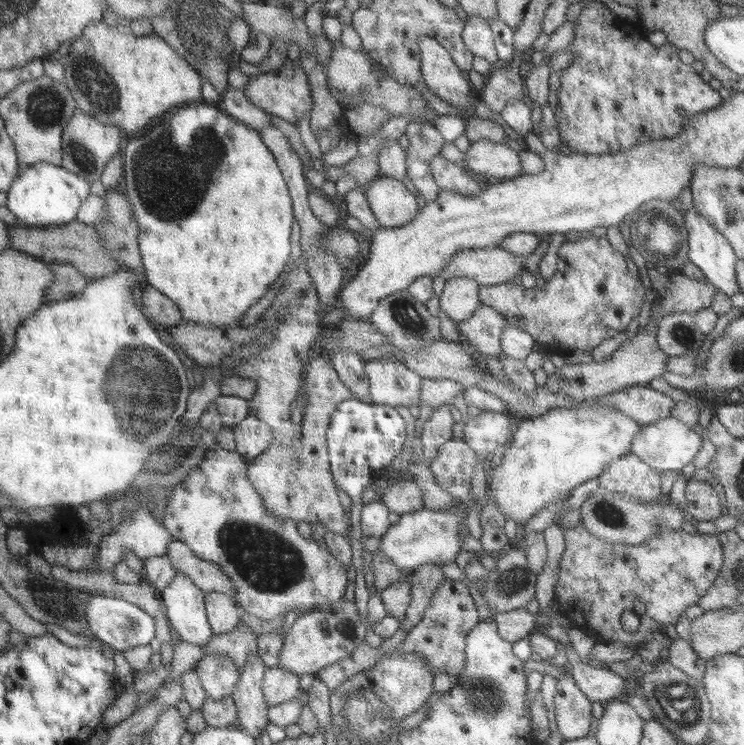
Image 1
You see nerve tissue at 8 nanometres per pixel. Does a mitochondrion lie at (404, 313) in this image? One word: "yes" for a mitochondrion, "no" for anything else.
yes

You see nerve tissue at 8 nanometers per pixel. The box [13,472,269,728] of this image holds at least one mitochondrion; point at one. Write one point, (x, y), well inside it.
(51, 600)

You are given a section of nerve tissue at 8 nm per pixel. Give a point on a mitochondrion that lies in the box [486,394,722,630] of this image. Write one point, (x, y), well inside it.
(610, 515)

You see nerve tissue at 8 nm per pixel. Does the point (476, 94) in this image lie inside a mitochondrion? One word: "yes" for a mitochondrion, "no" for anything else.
no

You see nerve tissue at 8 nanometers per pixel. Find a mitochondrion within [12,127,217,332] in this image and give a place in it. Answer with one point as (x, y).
(82, 157)

